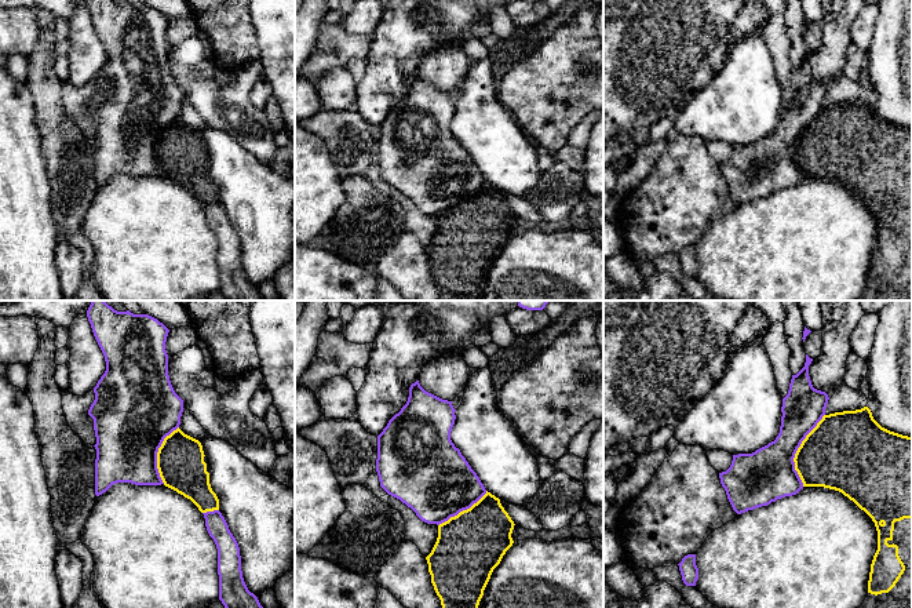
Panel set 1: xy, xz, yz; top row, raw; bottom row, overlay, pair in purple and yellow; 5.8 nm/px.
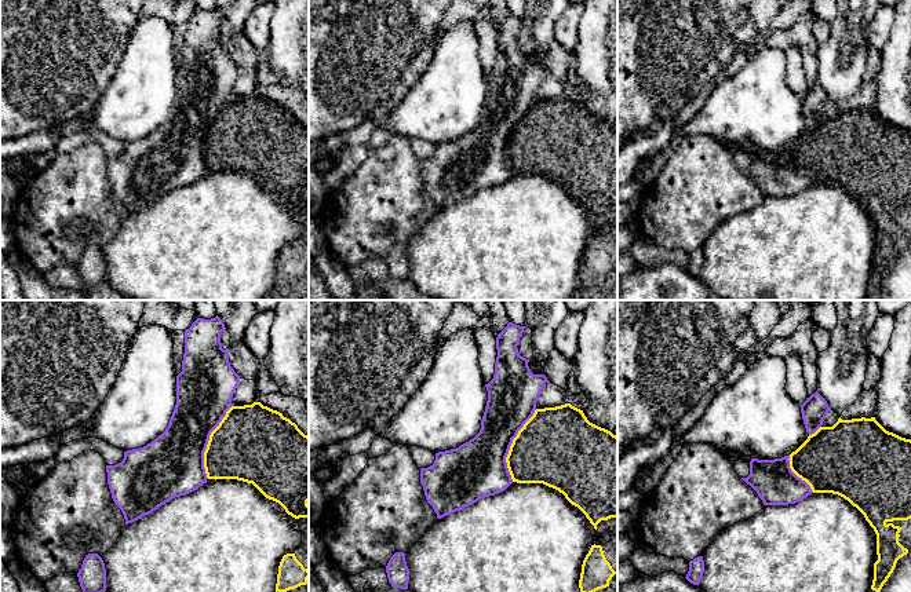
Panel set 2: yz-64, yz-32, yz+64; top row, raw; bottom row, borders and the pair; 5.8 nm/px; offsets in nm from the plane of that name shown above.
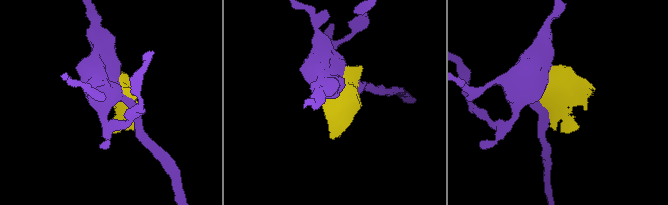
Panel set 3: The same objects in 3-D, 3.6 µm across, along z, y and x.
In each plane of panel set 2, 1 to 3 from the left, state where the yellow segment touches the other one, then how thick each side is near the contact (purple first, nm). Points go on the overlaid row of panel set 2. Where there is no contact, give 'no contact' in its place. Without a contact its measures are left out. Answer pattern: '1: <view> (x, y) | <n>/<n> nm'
1: yz-64 (207, 442) | 360/440 nm
2: yz-32 (510, 445) | 340/440 nm
3: yz+64 (794, 474) | 240/380 nm

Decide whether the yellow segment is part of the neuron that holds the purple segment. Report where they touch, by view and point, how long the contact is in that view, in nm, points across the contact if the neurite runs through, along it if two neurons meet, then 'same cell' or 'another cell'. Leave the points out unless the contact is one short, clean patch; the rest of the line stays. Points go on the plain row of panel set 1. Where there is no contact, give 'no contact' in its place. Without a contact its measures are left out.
meets purple in yz at (796, 141); contact 440 nm long; another cell

